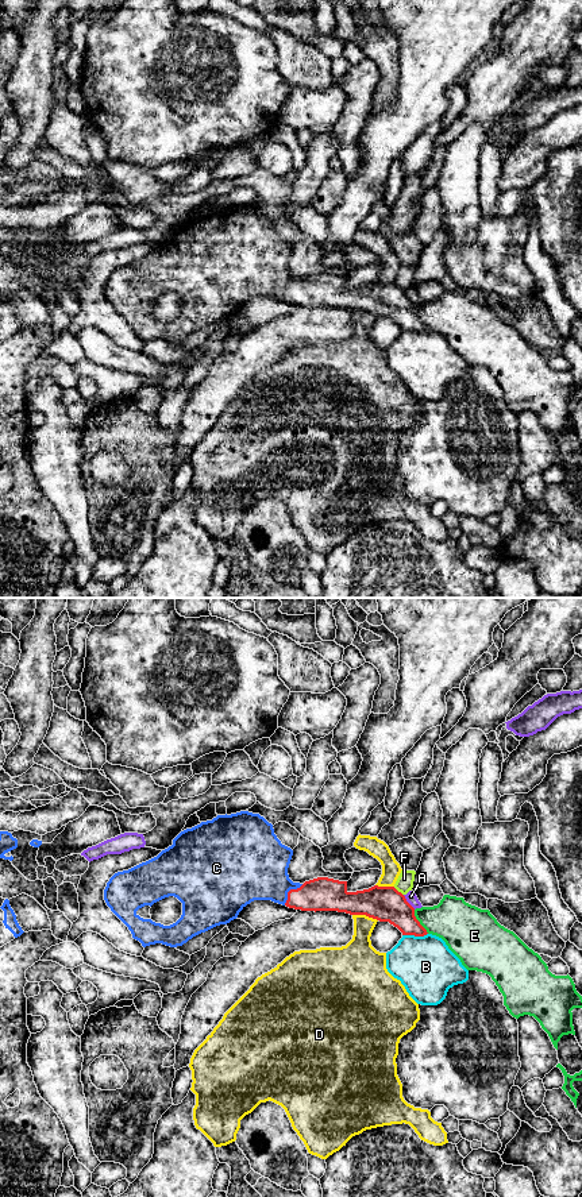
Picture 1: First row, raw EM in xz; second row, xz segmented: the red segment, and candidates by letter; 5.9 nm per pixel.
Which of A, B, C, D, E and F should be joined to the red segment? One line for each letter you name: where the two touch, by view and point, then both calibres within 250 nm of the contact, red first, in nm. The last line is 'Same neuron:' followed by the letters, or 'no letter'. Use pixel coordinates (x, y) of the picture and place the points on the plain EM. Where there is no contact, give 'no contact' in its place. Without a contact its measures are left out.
C: meets red in xz at (289, 286); 200 nm thick on the red side, 380 nm on the other
Same neuron: C

